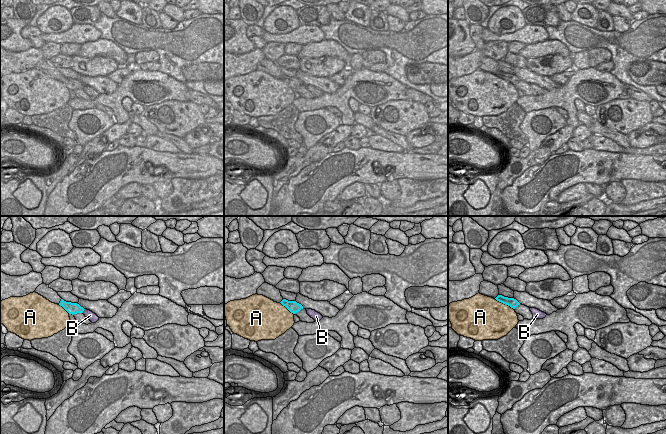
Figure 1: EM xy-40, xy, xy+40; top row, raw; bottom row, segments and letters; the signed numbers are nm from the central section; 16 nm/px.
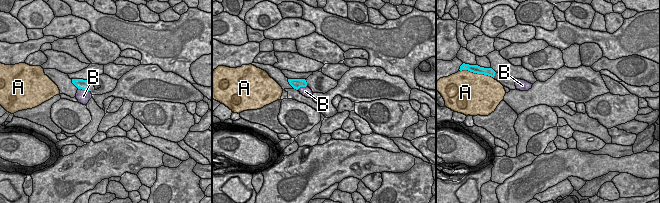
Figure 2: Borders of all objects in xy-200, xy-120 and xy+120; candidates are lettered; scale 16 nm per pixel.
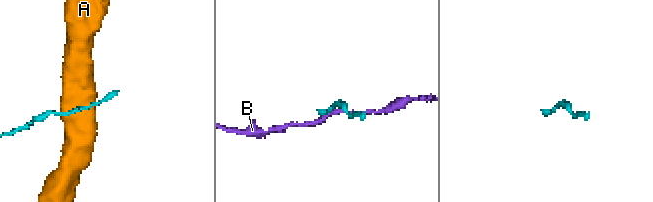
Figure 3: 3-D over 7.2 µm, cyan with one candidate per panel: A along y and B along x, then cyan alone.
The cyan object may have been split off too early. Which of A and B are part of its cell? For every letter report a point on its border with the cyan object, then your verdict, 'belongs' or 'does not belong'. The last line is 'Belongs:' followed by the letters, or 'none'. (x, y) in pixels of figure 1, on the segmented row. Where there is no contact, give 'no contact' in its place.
A: contact xy+40 (504, 303); does not belong
B: contact xy-40 (83, 310); does not belong
Belongs: none

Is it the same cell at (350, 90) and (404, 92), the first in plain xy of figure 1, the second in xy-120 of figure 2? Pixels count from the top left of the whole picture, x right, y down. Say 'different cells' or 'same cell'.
same cell

